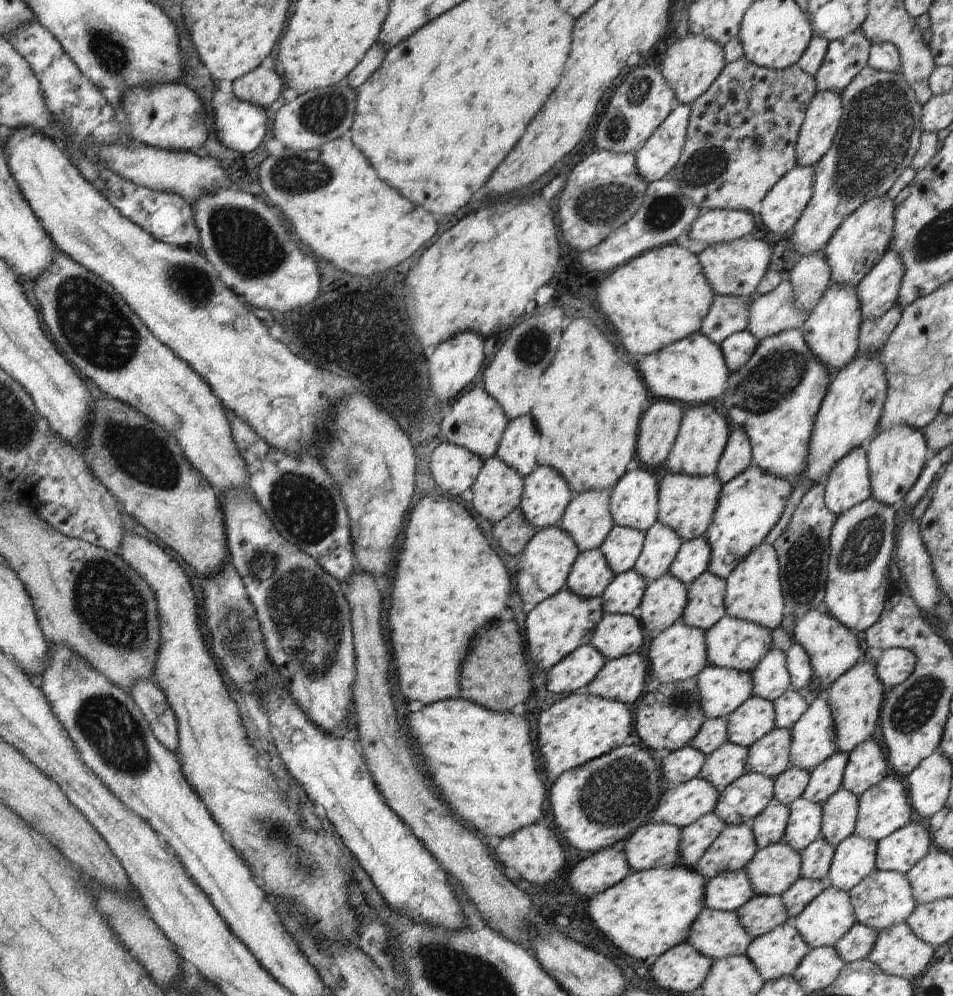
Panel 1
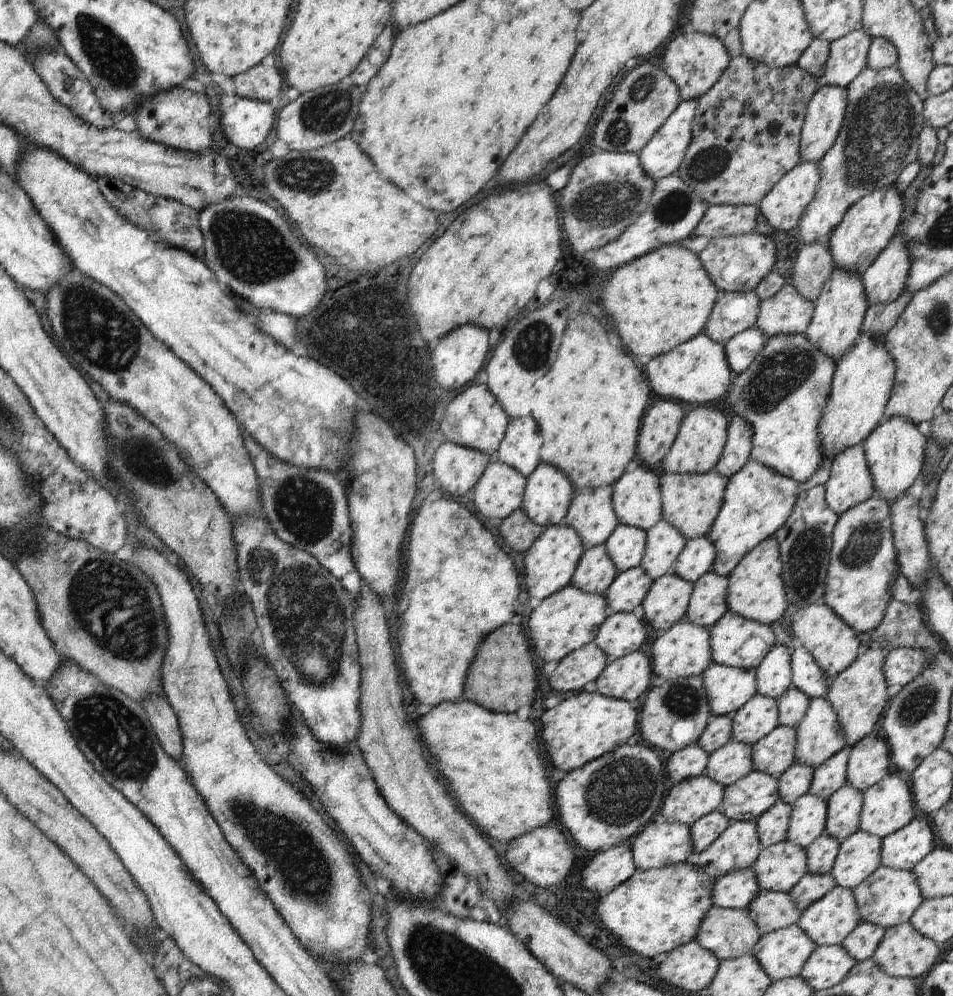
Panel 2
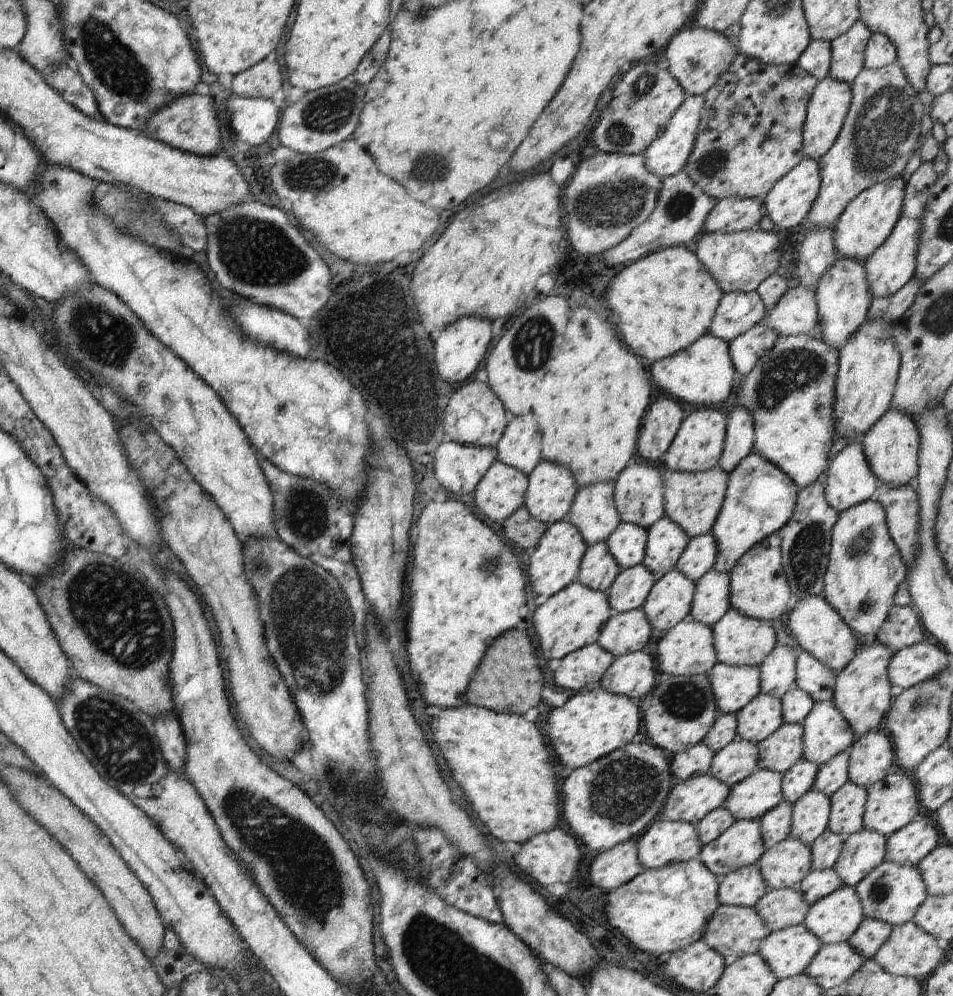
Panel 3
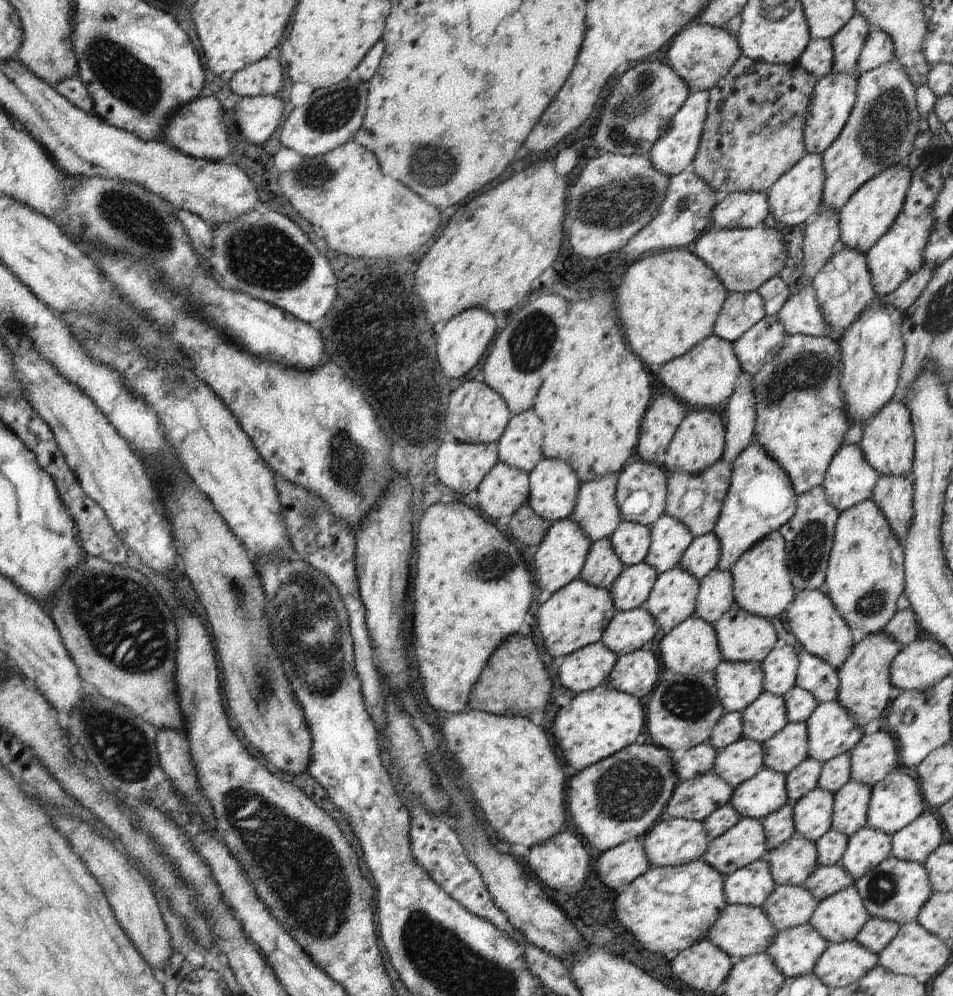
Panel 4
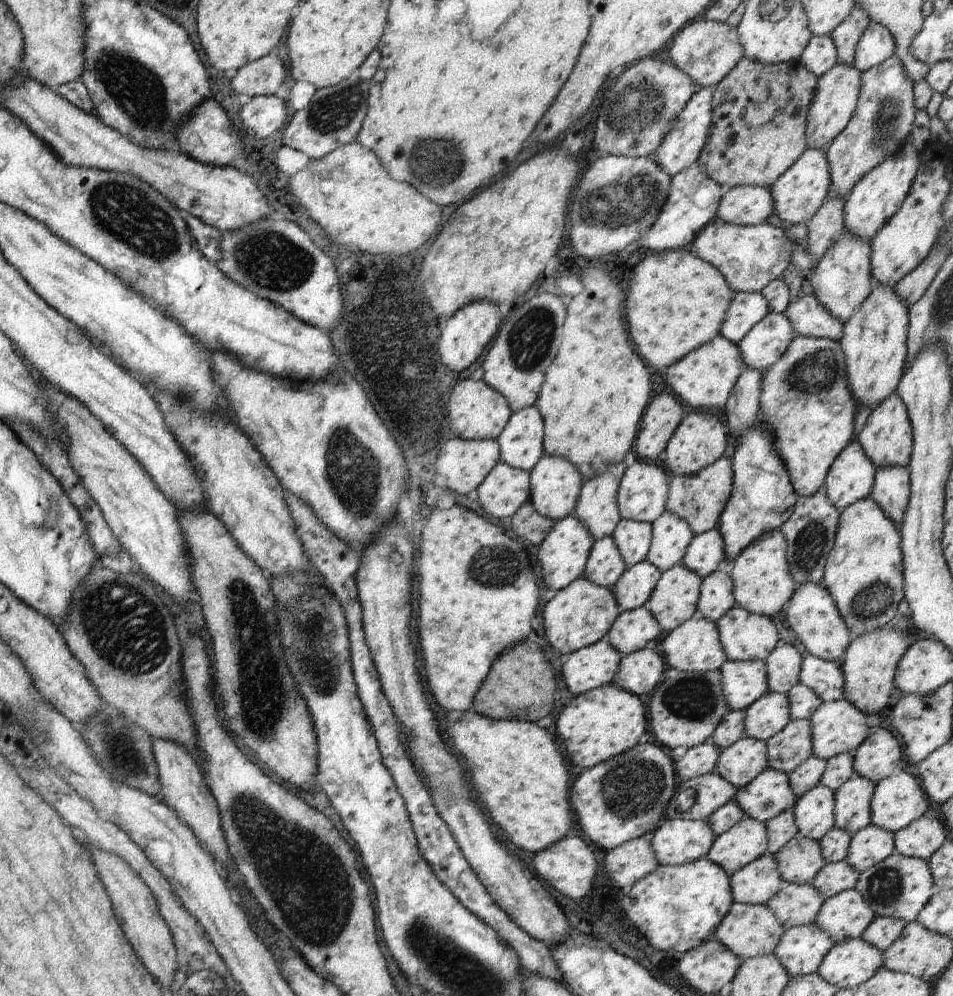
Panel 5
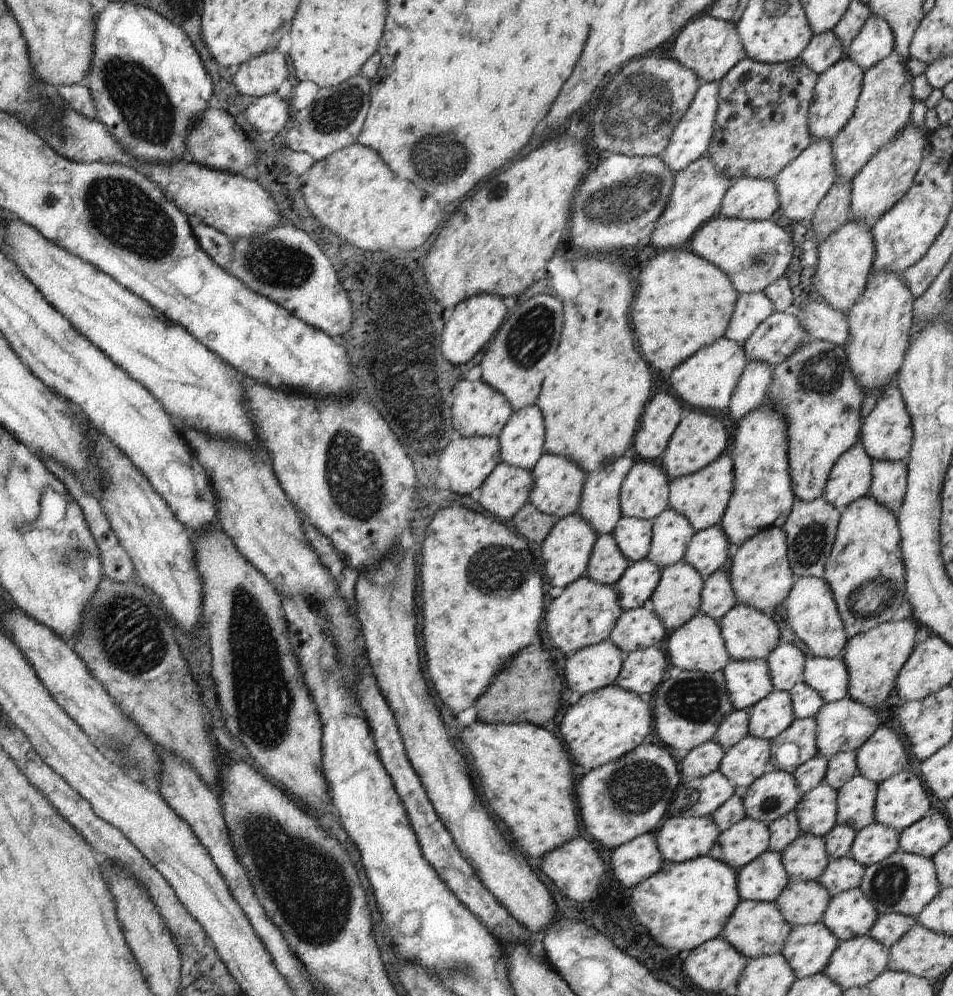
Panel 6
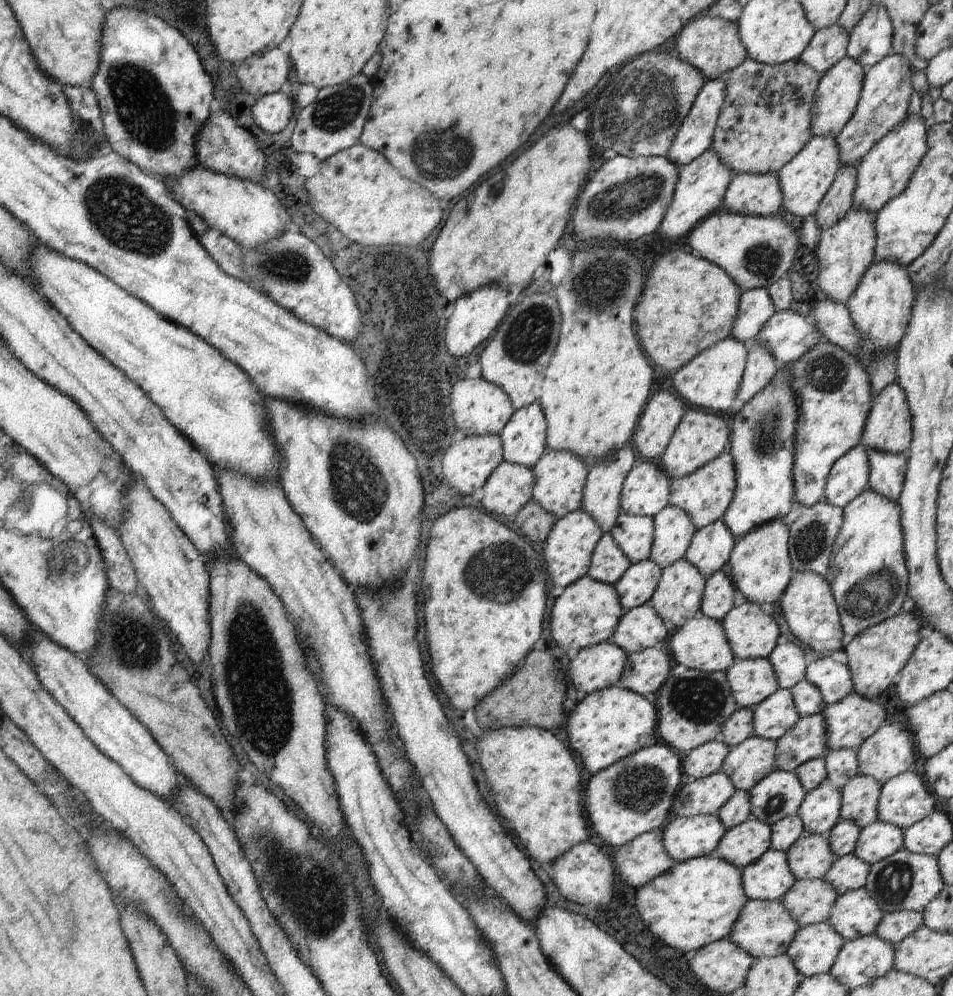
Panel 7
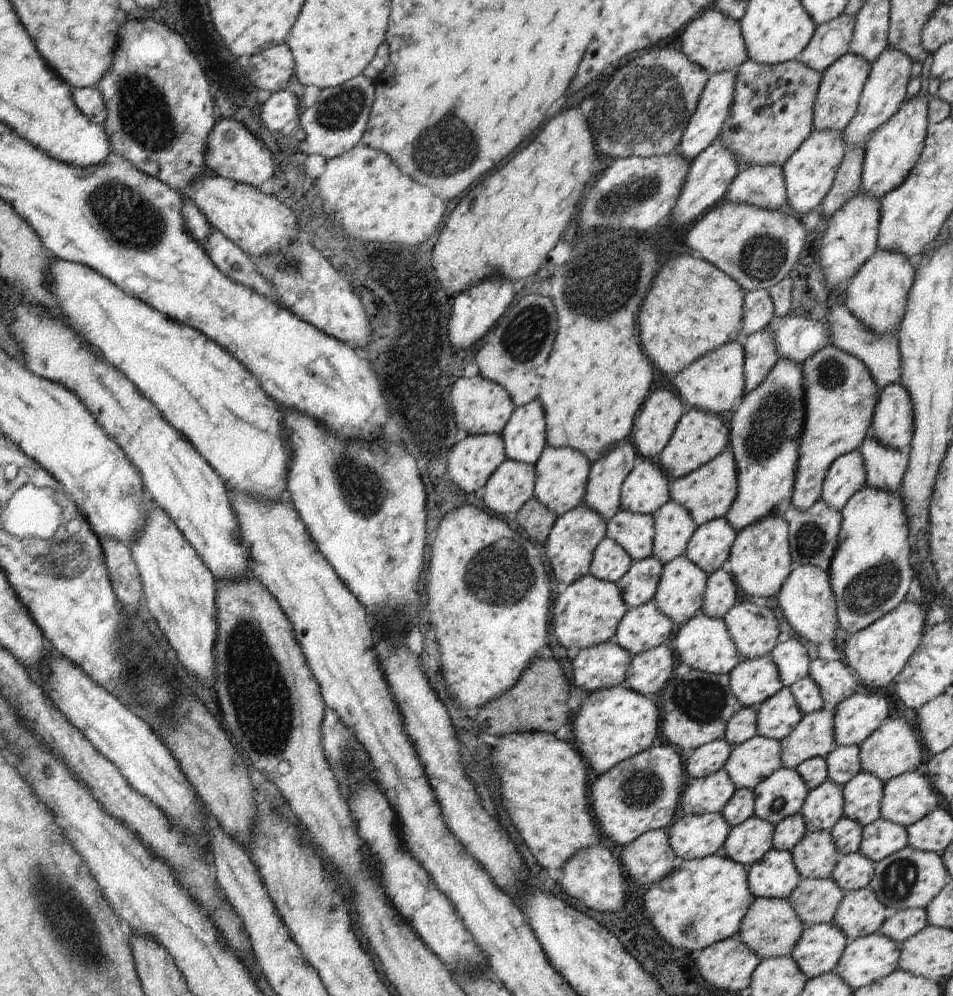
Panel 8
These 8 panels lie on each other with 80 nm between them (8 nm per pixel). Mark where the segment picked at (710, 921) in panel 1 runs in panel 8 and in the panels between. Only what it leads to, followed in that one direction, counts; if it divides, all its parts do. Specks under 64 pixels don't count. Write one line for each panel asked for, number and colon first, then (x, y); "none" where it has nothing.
2: (728, 933)
3: (737, 931)
4: (741, 931)
5: (748, 930)
6: (756, 929)
7: (764, 929)
8: (770, 928)

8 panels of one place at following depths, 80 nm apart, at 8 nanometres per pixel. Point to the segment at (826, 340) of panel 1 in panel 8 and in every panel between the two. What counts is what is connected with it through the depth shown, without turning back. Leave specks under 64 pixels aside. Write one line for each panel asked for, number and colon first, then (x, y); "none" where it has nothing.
2: (839, 312)
3: (843, 296)
4: (843, 288)
5: (842, 279)
6: (845, 259)
7: (845, 251)
8: (850, 240)

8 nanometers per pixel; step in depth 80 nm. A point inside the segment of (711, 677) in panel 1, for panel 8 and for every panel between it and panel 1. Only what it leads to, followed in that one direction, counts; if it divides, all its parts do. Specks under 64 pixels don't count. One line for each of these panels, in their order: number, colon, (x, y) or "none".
2: (728, 688)
3: (734, 686)
4: (738, 683)
5: (743, 682)
6: (748, 682)
7: (751, 681)
8: (752, 681)

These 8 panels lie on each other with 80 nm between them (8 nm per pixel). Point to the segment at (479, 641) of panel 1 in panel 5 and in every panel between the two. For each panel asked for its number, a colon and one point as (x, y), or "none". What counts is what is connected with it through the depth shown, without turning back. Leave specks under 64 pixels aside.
2: (502, 677)
3: (509, 680)
4: (515, 682)
5: (521, 685)

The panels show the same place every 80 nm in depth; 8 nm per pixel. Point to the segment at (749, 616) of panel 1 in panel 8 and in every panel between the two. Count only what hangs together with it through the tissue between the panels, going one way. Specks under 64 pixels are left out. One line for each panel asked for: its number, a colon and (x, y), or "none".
2: (756, 592)
3: (759, 589)
4: (762, 586)
5: (762, 583)
6: (761, 577)
7: (760, 564)
8: (760, 559)

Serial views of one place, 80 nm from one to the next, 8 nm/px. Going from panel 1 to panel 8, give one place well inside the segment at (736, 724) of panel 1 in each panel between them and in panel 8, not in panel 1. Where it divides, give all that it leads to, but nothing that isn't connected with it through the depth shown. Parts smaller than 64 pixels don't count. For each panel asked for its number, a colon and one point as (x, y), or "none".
2: (757, 718)
3: (762, 717)
4: (765, 717)
5: (767, 717)
6: (769, 718)
7: (773, 717)
8: (777, 716)

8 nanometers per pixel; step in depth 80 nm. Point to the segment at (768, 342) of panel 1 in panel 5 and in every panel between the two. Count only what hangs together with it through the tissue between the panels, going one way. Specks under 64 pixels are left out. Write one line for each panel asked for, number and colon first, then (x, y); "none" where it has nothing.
2: (782, 395)
3: (790, 393)
4: (801, 420)
5: (806, 401)

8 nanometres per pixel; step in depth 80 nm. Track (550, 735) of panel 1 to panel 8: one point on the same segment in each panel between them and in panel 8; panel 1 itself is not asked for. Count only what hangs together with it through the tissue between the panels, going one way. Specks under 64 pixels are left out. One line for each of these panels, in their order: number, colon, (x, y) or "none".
2: (582, 728)
3: (594, 723)
4: (598, 723)
5: (599, 725)
6: (602, 726)
7: (605, 726)
8: (613, 724)

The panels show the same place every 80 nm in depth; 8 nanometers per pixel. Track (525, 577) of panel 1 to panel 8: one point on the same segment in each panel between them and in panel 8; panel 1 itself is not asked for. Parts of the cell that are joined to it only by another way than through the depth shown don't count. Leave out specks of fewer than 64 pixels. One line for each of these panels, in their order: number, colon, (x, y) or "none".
2: (549, 565)
3: (554, 565)
4: (560, 557)
5: (563, 554)
6: (566, 552)
7: (569, 546)
8: (575, 535)

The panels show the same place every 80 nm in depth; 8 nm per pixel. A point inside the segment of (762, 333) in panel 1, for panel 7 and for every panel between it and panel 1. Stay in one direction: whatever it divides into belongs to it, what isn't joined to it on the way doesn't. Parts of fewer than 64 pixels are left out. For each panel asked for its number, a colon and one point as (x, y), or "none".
2: (787, 313)
3: (796, 313)
4: (801, 315)
5: (808, 318)
6: (822, 322)
7: (832, 320)

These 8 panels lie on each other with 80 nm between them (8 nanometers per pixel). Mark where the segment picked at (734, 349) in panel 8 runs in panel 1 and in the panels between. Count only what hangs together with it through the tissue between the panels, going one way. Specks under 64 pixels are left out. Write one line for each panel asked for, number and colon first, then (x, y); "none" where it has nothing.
1: (693, 370)
2: (697, 372)
3: (702, 374)
4: (705, 376)
5: (705, 378)
6: (707, 380)
7: (710, 380)

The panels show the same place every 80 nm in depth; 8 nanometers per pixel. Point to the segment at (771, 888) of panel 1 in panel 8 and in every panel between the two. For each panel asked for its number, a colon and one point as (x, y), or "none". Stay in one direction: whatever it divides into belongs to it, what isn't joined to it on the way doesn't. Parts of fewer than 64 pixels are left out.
2: (780, 867)
3: (784, 866)
4: (791, 863)
5: (799, 861)
6: (805, 859)
7: (810, 857)
8: (815, 856)

